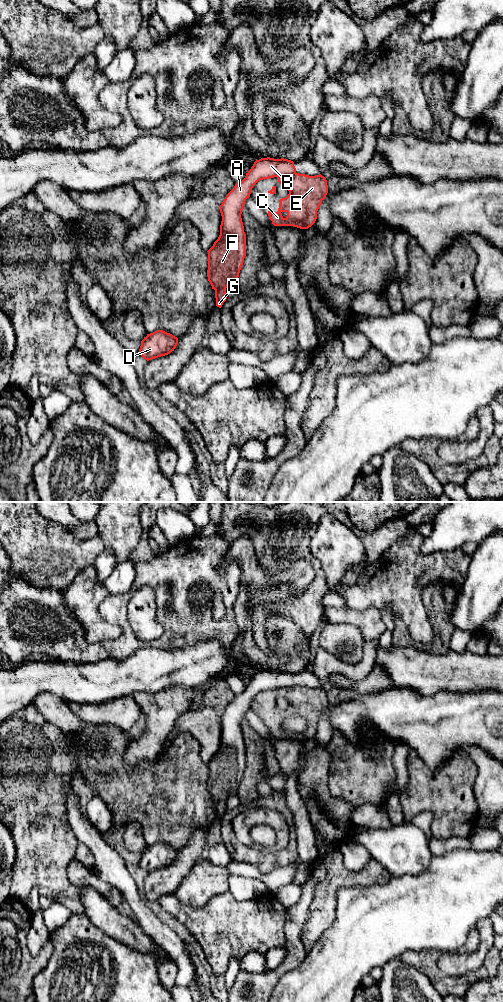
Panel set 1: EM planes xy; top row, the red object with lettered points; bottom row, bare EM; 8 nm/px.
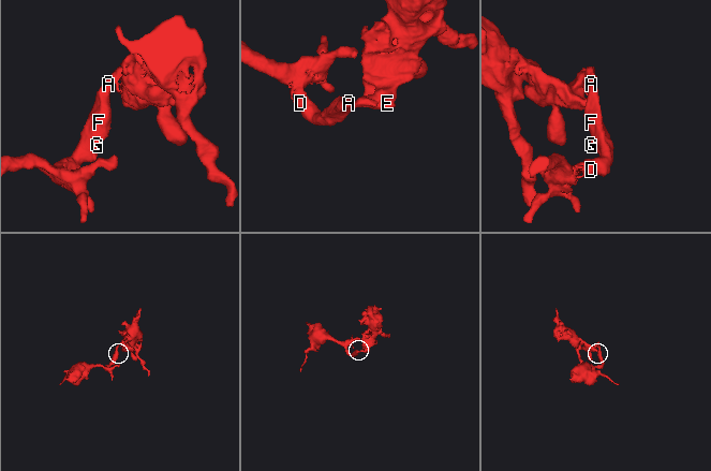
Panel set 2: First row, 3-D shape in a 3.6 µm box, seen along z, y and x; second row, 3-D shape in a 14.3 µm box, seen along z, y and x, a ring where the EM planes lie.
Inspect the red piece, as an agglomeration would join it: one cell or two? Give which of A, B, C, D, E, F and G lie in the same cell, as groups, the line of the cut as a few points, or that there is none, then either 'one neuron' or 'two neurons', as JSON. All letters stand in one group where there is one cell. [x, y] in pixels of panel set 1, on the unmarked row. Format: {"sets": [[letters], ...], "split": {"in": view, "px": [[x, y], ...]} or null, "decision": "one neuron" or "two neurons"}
{"sets": [["A", "B", "D", "F", "G"], ["C", "E"]], "split": {"in": "xy", "px": [[295, 684], [289, 687], [281, 687], [277, 690]]}, "decision": "two neurons"}

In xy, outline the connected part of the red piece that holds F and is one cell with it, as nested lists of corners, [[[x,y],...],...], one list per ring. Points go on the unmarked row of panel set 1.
[[[270,669],[256,672],[245,690],[235,696],[220,717],[220,747],[207,763],[207,788],[215,802],[217,819],[221,820],[227,811],[226,800],[237,795],[246,768],[246,746],[241,726],[252,700],[260,692],[293,685],[296,685],[296,680],[291,672]]]

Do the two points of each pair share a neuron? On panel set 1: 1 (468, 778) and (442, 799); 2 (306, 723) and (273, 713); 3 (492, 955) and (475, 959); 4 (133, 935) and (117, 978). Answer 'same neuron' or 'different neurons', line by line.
1: same neuron
2: same neuron
3: different neurons
4: different neurons

